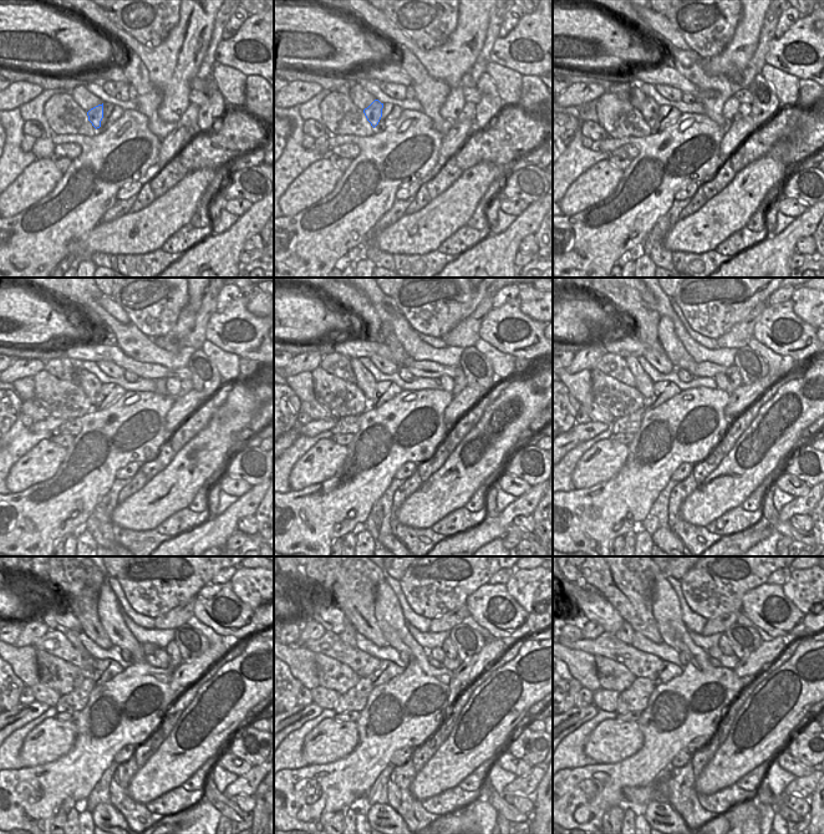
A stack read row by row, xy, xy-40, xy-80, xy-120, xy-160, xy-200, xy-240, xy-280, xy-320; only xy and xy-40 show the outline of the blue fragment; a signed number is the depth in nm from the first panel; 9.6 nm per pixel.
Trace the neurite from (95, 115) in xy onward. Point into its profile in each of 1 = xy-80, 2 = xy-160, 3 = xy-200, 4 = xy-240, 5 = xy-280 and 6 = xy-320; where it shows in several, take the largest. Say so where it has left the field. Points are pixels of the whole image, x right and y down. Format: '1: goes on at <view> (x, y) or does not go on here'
1: goes on at xy-80 (650, 108)
2: goes on at xy-160 (365, 380)
3: goes on at xy-200 (644, 384)
4: goes on at xy-240 (71, 636)
5: goes on at xy-280 (349, 635)
6: goes on at xy-320 (625, 634)

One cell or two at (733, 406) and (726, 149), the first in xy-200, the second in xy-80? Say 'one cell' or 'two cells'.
one cell

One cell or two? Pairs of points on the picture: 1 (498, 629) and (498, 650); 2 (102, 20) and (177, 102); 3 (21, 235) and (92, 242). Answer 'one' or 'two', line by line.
1: two
2: one
3: two

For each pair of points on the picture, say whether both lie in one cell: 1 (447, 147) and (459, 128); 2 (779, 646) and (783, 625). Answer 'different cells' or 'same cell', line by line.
1: same cell
2: different cells

